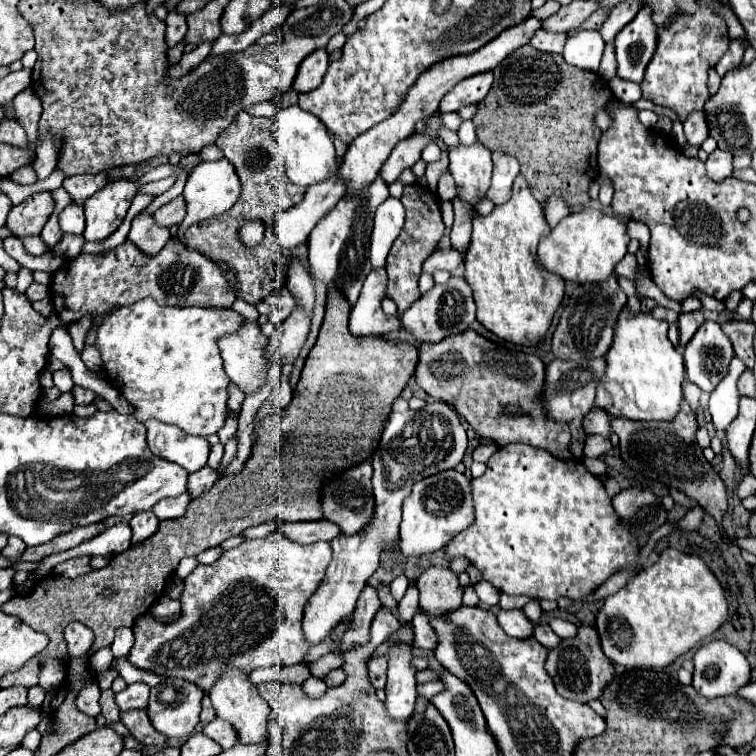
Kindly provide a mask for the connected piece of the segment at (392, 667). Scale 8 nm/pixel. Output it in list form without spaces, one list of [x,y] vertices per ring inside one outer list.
[[[397,644],[389,650],[389,678],[385,686],[385,708],[393,722],[407,722],[415,710],[415,670],[411,668],[411,646]]]

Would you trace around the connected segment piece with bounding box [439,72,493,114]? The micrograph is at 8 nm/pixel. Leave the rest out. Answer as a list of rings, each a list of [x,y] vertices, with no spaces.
[[[493,72],[477,74],[461,80],[451,92],[447,92],[439,102],[439,112],[459,112],[463,106],[481,102],[493,84]]]

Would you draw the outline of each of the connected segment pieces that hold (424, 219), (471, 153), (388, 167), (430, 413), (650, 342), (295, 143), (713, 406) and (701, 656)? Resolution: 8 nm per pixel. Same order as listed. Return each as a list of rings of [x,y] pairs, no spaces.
[[[409,184],[403,188],[403,206],[407,212],[405,218],[405,226],[399,234],[399,238],[393,242],[393,248],[389,252],[387,258],[387,274],[389,274],[389,288],[387,288],[387,296],[395,300],[399,312],[405,312],[405,308],[409,308],[417,298],[419,298],[419,288],[417,288],[417,280],[421,276],[421,264],[427,256],[433,254],[435,246],[439,244],[445,224],[441,218],[441,206],[439,206],[439,198],[435,192],[427,190],[423,192],[421,186]]]
[[[479,142],[471,146],[457,144],[449,150],[449,172],[455,178],[457,194],[475,206],[491,184],[491,152]]]
[[[435,112],[435,116],[431,116],[425,122],[427,122],[427,132],[425,134],[413,134],[413,140],[403,140],[401,144],[397,144],[397,148],[393,148],[391,156],[387,158],[387,162],[379,170],[379,176],[383,178],[383,182],[387,186],[393,184],[405,168],[411,168],[421,158],[421,150],[429,142],[435,140],[435,136],[437,136],[435,128],[441,124],[439,112]]]
[[[429,402],[423,410],[391,412],[383,430],[379,448],[375,450],[373,464],[373,494],[375,494],[375,518],[365,532],[357,536],[337,536],[331,542],[333,560],[327,566],[327,574],[317,592],[309,598],[303,614],[303,634],[309,646],[317,646],[327,634],[345,618],[351,616],[367,578],[379,566],[379,554],[391,546],[399,536],[401,506],[409,496],[413,484],[425,476],[455,468],[467,450],[467,432],[459,420],[455,406],[447,402]]]
[[[623,310],[615,326],[615,340],[607,352],[607,362],[607,376],[601,388],[597,388],[597,406],[609,416],[661,422],[671,422],[677,416],[683,402],[685,366],[683,354],[667,338],[667,322],[655,320],[651,314],[629,316]]]
[[[297,104],[281,108],[277,112],[275,120],[271,122],[271,132],[281,146],[281,152],[285,156],[287,178],[293,184],[297,184],[301,188],[309,188],[313,184],[325,182],[331,174],[335,174],[335,170],[337,170],[335,146],[333,146],[333,140],[327,132],[325,124],[317,116],[301,110]]]
[[[733,358],[727,370],[727,376],[717,384],[717,388],[711,392],[709,398],[709,412],[713,418],[713,426],[719,438],[725,440],[727,426],[737,418],[739,412],[739,390],[737,390],[737,380],[745,372],[746,366],[739,360]]]
[[[713,640],[695,652],[693,688],[705,698],[729,696],[749,682],[751,666],[747,658],[729,642]]]

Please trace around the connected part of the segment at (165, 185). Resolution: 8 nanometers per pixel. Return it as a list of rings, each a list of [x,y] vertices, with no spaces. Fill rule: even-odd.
[[[165,178],[165,180],[157,180],[157,182],[149,182],[145,186],[139,188],[139,194],[149,194],[149,196],[159,196],[165,190],[169,190],[169,186],[173,186],[173,178]]]

